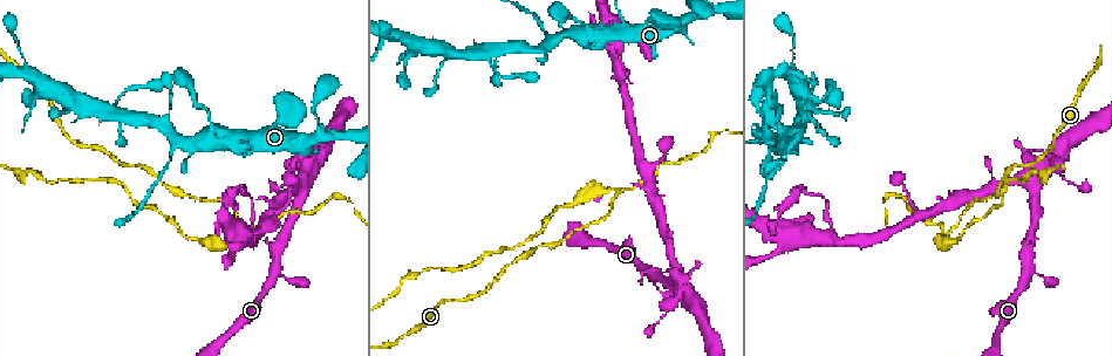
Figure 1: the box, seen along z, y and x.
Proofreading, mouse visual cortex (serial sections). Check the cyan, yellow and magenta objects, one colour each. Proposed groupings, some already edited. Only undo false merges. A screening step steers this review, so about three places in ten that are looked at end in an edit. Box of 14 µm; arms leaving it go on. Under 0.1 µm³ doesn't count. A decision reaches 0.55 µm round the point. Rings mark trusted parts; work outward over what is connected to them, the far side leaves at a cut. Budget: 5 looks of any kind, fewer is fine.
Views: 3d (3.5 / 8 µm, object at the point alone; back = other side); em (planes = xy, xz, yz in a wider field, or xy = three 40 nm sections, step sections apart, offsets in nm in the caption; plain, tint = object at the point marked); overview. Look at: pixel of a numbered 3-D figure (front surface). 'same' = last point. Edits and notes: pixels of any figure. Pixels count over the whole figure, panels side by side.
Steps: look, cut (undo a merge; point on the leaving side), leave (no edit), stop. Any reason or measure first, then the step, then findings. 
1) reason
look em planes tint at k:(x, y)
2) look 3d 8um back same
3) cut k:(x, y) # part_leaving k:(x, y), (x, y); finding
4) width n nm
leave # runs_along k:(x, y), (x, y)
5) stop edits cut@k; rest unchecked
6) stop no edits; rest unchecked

three-way junction
look 3d 3.5um at 1:(949, 234)

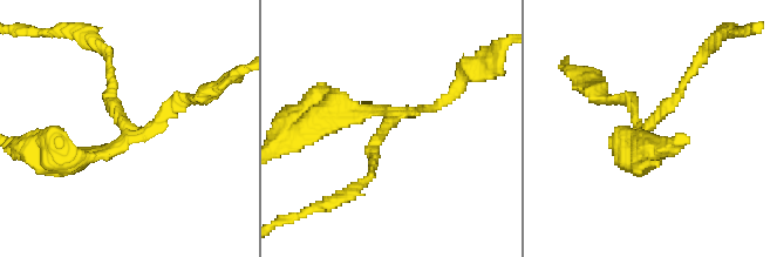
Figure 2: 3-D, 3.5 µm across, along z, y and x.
arms 3; arm_widths 150, 150, 200 nm
look em xy step 5 tint at 2:(130, 129)

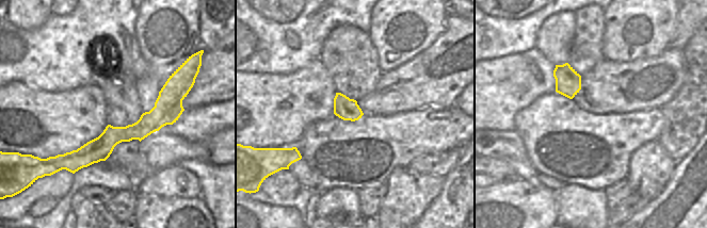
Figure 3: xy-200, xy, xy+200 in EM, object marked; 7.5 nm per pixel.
width 170 nm
cut 2:(350, 105) # part_leaving 2:(387, 112), (293, 120); two cells meet here

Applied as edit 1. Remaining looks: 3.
abrupt turn
look 3d 3.5um at 1:(254, 216)

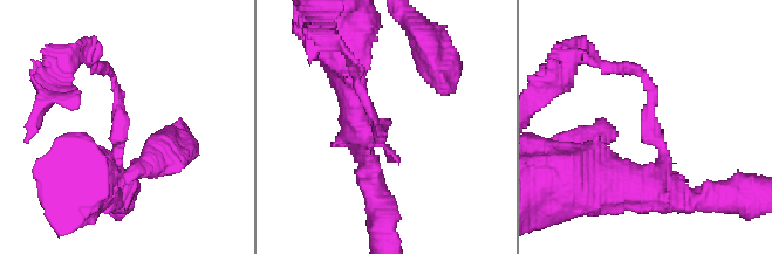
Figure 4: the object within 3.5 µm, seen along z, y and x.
arm_widths 100, 300 nm; now the EM
look em xy step 2 tint at 4:(121, 130)

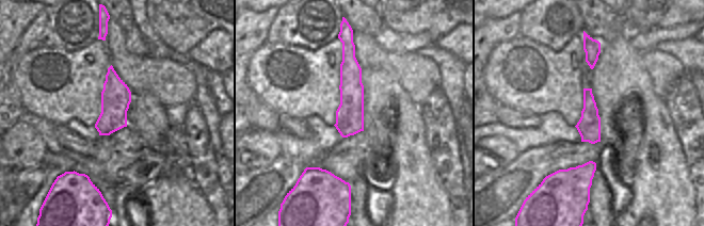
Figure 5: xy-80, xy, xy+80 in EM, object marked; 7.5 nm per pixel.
look em xy step 1 tint same

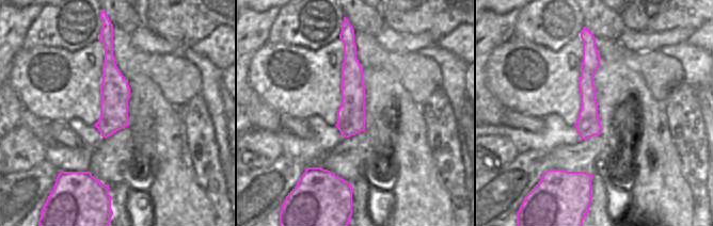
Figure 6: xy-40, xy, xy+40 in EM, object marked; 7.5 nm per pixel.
leave # runs_along 4:(675, 194), (648, 130), (654, 94), (627, 68); continuous, no second cell

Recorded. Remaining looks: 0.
stop edits cut@2; rest unchecked

